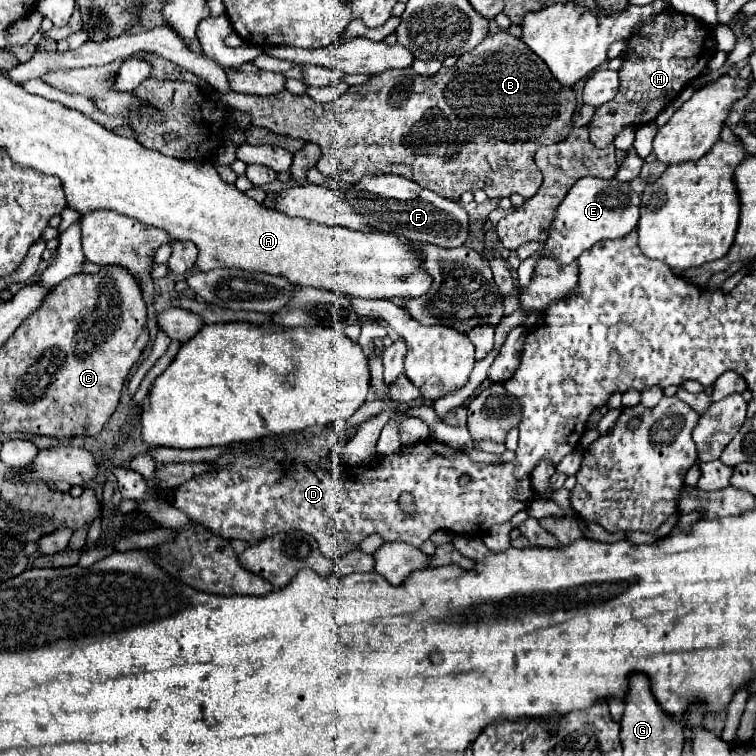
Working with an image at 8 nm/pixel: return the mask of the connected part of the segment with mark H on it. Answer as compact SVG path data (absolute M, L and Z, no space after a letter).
M667 9L659 15L655 15L651 21L641 23L639 27L633 29L631 37L625 43L623 53L619 55L623 59L623 65L619 69L619 93L615 95L613 101L609 101L607 105L601 105L595 109L593 119L589 121L589 139L597 149L605 149L609 143L613 143L613 139L621 133L621 129L625 127L641 127L647 125L651 121L655 121L655 117L671 105L673 99L677 99L677 95L693 81L697 79L701 73L705 73L707 63L711 59L711 55L717 53L717 45L713 39L713 25L703 23L701 19L693 17L693 15L685 15L679 13L675 9Z

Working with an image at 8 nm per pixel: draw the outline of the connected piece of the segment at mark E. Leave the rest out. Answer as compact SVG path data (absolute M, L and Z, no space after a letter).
M583 177L579 179L571 191L567 193L567 197L563 199L563 203L557 209L557 217L555 223L551 227L551 233L547 237L547 245L543 251L543 255L551 255L553 259L561 261L561 263L571 263L575 261L583 251L591 249L597 241L603 239L619 239L623 235L627 235L629 231L633 231L633 227L637 227L639 221L639 195L629 187L629 183L621 183L617 179L599 179L599 177Z

